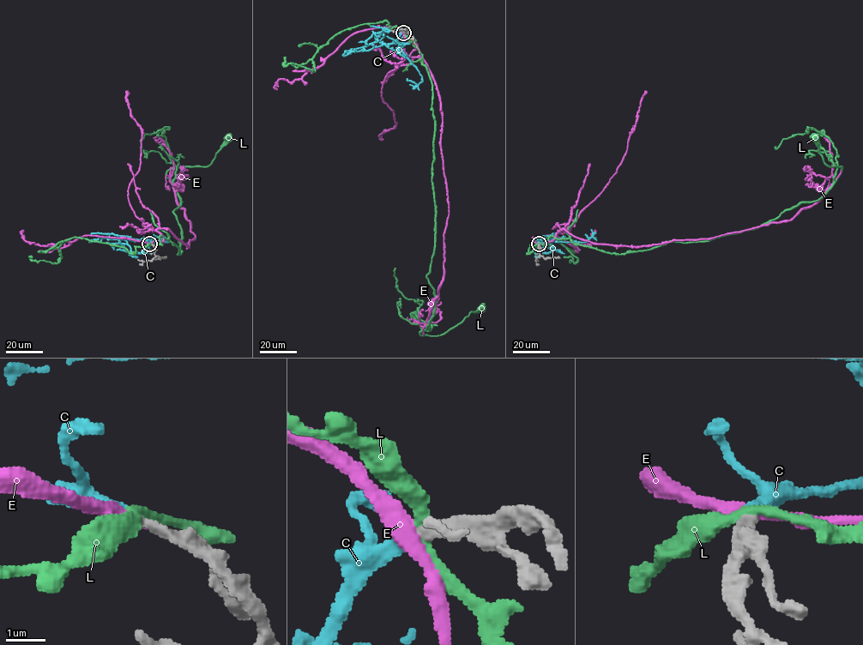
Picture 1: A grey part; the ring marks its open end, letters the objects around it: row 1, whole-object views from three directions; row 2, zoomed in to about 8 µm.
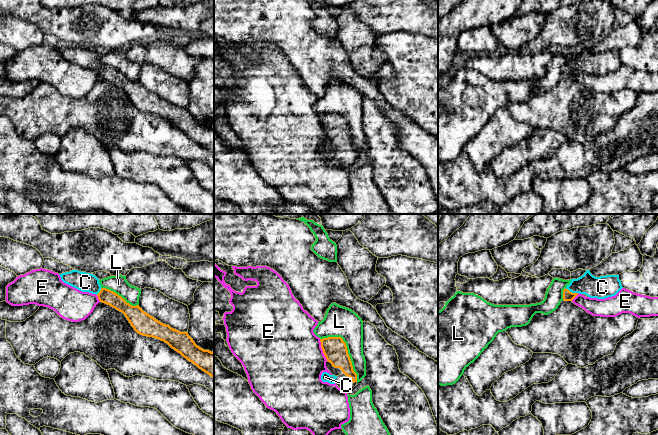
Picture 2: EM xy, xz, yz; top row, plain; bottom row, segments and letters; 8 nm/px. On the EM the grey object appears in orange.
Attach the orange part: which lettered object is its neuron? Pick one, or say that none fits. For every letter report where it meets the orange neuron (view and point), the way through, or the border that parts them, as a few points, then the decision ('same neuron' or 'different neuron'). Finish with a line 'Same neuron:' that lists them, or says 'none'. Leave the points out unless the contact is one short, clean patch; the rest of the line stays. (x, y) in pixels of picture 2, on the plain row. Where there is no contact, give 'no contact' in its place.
C: contact yz (571, 68); way yz (567, 71), (571, 68), (576, 63), (601, 63); same neuron
E: contact xz (322, 125); border xz (319, 115), (322, 128), (327, 136); different neuron
L: contact xz (346, 125); different neuron
Same neuron: C

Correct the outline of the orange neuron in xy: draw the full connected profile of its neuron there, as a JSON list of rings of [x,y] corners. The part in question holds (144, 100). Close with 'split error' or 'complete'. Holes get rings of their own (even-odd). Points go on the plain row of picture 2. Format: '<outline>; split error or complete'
[[[72,46],[59,51],[64,59],[82,68],[96,70],[100,78],[122,88],[138,110],[164,117],[199,145],[214,153],[214,128],[197,122],[187,108],[180,108],[161,99],[139,81],[132,82],[115,68],[102,64],[99,55],[93,50]]]; split error

